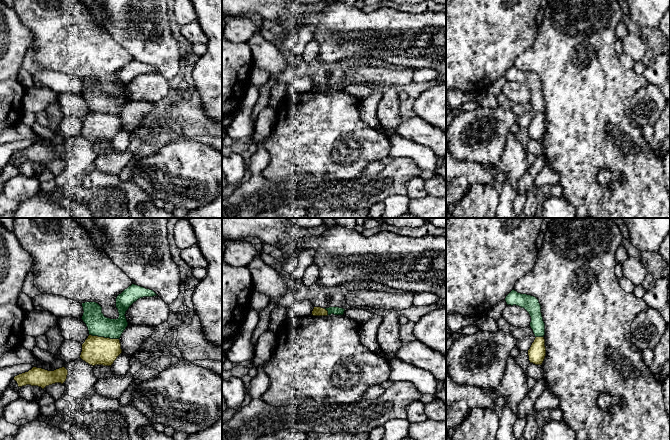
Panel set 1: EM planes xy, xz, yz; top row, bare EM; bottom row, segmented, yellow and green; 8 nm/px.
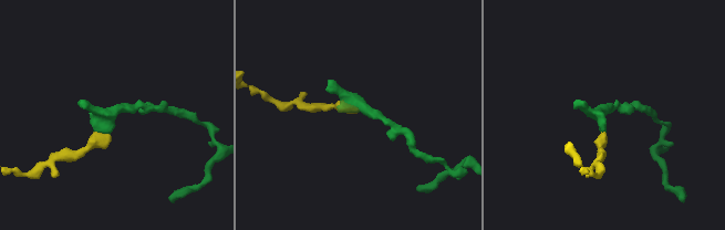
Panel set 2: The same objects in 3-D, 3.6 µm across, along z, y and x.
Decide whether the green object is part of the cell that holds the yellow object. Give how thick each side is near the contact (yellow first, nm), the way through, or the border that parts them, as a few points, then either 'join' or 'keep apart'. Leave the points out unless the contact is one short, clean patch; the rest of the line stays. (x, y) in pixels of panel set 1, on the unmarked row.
220/180 nm | along xy (89, 110), (118, 115) | keep apart

